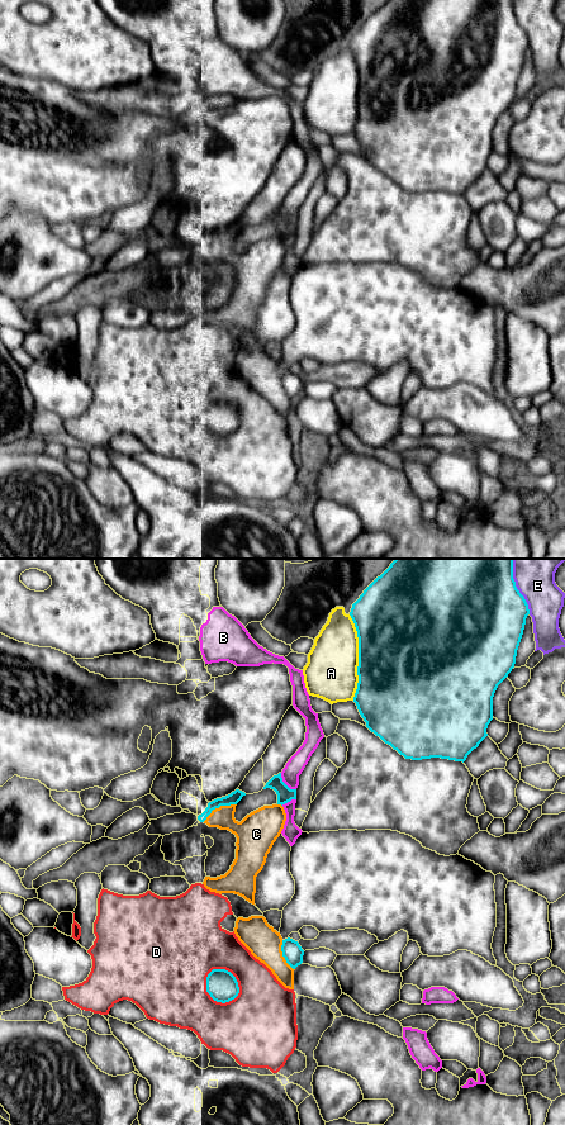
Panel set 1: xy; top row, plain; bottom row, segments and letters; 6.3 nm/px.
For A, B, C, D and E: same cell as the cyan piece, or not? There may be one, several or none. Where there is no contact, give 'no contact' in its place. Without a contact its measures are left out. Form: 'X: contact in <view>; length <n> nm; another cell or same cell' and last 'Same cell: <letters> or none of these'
A: contact in xy; length 550 nm; another cell
B: contact in xy; length 150 nm; another cell
C: contact in xy; length 240 nm; another cell
D: contact in xy; length 240 nm; another cell
E: contact in xy; length 320 nm; another cell
Same cell: none of these

